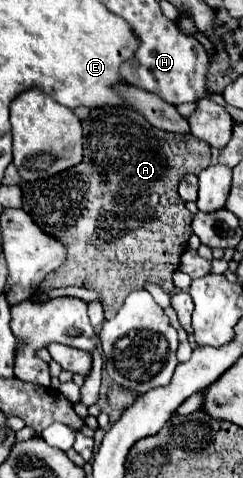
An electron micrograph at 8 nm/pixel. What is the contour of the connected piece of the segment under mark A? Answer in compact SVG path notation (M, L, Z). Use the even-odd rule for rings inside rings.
M94 107L90 109L88 119L82 121L82 127L84 159L78 165L50 179L26 181L22 185L22 209L46 235L60 241L68 251L66 261L42 281L32 301L48 301L48 291L52 289L70 285L88 287L102 293L104 315L114 317L124 303L124 297L134 289L142 289L146 281L162 285L166 293L176 291L172 275L180 267L180 255L188 247L188 237L192 233L192 213L178 195L178 183L186 173L198 175L206 169L212 155L206 141L198 141L190 133L164 133L152 127L140 113L126 107Z

